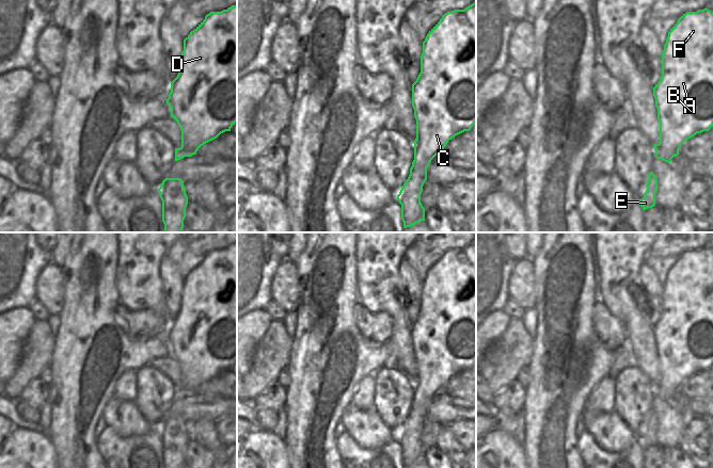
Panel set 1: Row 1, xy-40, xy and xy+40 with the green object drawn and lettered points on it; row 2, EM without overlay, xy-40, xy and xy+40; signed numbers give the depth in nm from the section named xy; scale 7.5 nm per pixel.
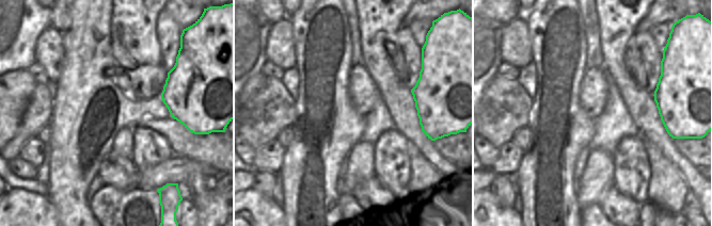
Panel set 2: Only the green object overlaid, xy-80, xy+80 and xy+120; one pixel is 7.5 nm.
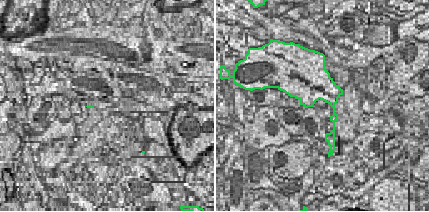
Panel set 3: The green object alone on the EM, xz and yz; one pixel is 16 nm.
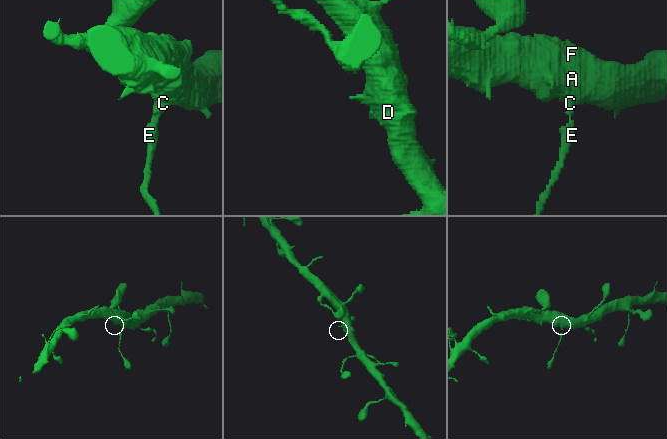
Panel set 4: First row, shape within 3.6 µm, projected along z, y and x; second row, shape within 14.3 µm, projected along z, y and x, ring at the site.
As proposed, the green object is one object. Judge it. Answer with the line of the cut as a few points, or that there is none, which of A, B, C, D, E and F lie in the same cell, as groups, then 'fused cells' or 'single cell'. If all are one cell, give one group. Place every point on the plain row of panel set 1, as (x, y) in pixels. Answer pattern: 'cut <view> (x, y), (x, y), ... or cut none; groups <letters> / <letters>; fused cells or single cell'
cut none; groups A B C D E F; single cell

